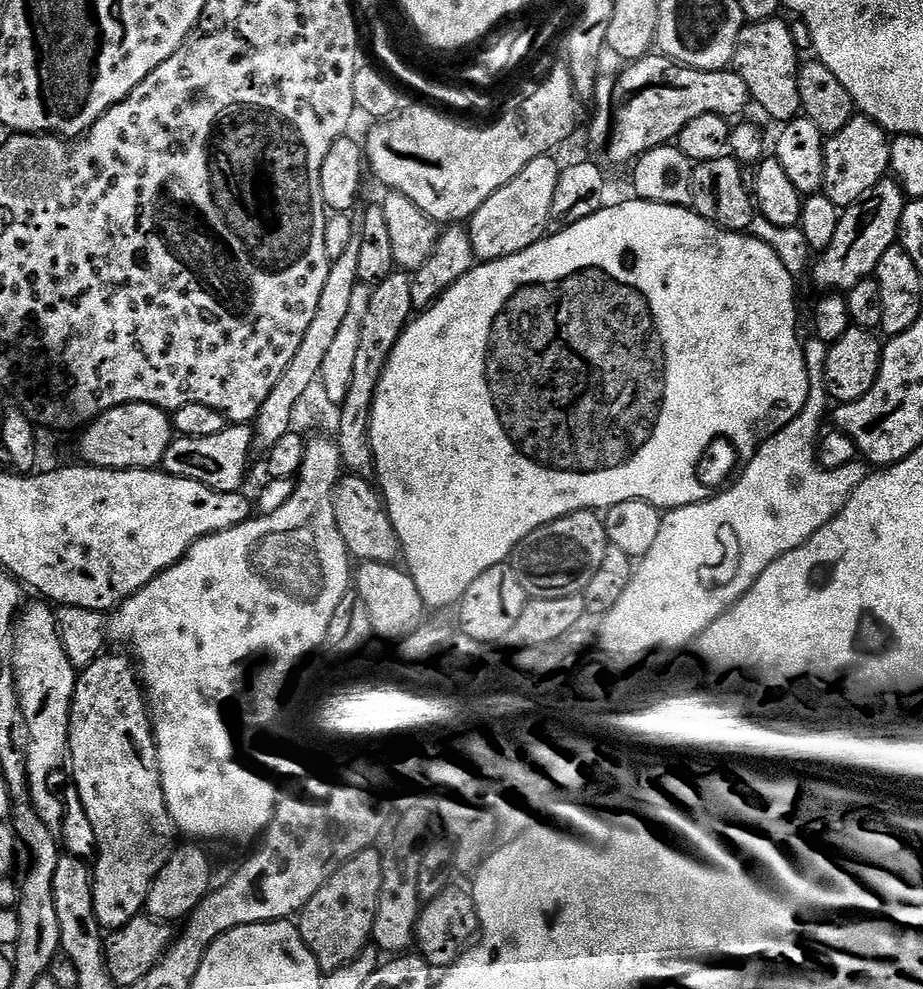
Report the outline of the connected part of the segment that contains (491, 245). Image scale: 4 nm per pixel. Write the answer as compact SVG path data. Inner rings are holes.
M551 155L534 158L516 177L506 186L502 186L467 221L466 227L470 234L470 246L474 250L477 261L487 262L489 260L501 260L504 256L513 256L516 252L521 252L536 243L545 235L544 227L550 224L548 215L550 214L550 202L554 198L554 186L560 177L561 165L552 161Z

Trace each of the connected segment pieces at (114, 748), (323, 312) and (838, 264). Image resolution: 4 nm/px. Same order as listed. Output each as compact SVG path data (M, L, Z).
M108 655L97 656L93 664L89 664L77 675L68 739L72 780L76 783L75 795L82 801L84 813L92 827L94 857L96 856L96 865L93 863L90 868L93 909L96 911L96 921L104 930L121 928L138 914L137 904L146 895L146 885L140 881L140 863L137 859L159 861L173 843L172 835L177 835L178 832L162 790L156 735L152 733L152 717L137 665L127 655Z
M358 236L352 237L339 258L331 261L326 285L323 286L322 295L318 300L318 308L315 310L314 318L310 320L310 324L302 336L302 343L298 346L294 358L290 358L290 366L286 366L286 370L277 378L276 384L266 397L266 402L262 402L262 408L254 421L254 448L257 453L267 454L274 446L274 442L278 442L278 438L282 438L282 434L290 431L292 428L291 412L296 402L298 402L298 398L306 390L306 386L319 377L324 357L326 357L332 341L338 334L338 330L342 325L345 325L352 294L358 284L357 270L360 241Z
M885 178L866 190L859 204L851 204L841 211L834 238L830 238L830 242L817 255L820 257L815 257L810 268L813 282L824 288L820 290L847 290L875 273L878 258L886 254L891 244L897 243L905 203L906 197L899 184L895 179Z

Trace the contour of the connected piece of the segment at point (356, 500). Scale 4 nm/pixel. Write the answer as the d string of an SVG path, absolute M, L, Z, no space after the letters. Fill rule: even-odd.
M341 475L333 496L334 518L349 553L355 559L357 556L357 561L377 560L383 564L391 564L401 555L400 540L379 491L373 485L371 488L368 483L363 476Z

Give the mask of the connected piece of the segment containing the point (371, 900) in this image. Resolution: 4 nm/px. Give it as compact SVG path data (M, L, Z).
M375 847L364 848L335 870L329 871L325 883L300 909L300 937L304 939L318 966L325 973L344 967L365 947L364 943L369 943L376 913L376 899L380 893L381 874L379 851Z

